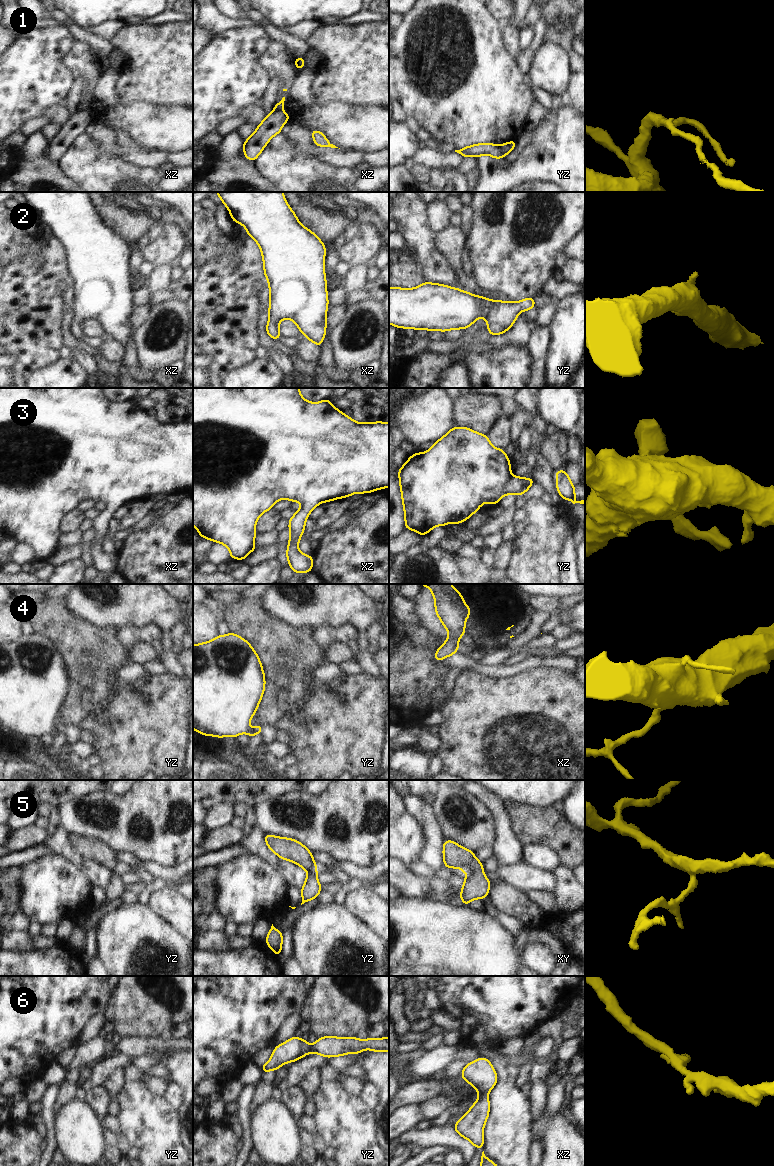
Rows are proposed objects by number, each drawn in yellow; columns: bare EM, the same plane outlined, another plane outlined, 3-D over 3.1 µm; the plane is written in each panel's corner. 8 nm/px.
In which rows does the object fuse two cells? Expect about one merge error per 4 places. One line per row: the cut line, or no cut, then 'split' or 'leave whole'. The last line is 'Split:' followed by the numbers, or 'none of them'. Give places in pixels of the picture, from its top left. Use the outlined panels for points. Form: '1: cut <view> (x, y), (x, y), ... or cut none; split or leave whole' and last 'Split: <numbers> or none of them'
1: cut xz (274, 110), (281, 111); split
2: cut none; leave whole
3: cut none; leave whole
4: cut none; leave whole
5: cut none; leave whole
6: cut none; leave whole
Split: 1

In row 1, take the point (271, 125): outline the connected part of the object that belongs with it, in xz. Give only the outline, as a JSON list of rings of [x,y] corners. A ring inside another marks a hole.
[[[273,111],[268,114],[256,131],[243,144],[244,155],[252,162],[260,155],[270,139],[281,133],[281,128],[288,121],[283,111]]]

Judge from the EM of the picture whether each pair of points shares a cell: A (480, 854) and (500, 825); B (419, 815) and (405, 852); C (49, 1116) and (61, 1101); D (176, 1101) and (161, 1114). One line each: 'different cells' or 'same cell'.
A: different cells
B: different cells
C: different cells
D: different cells

